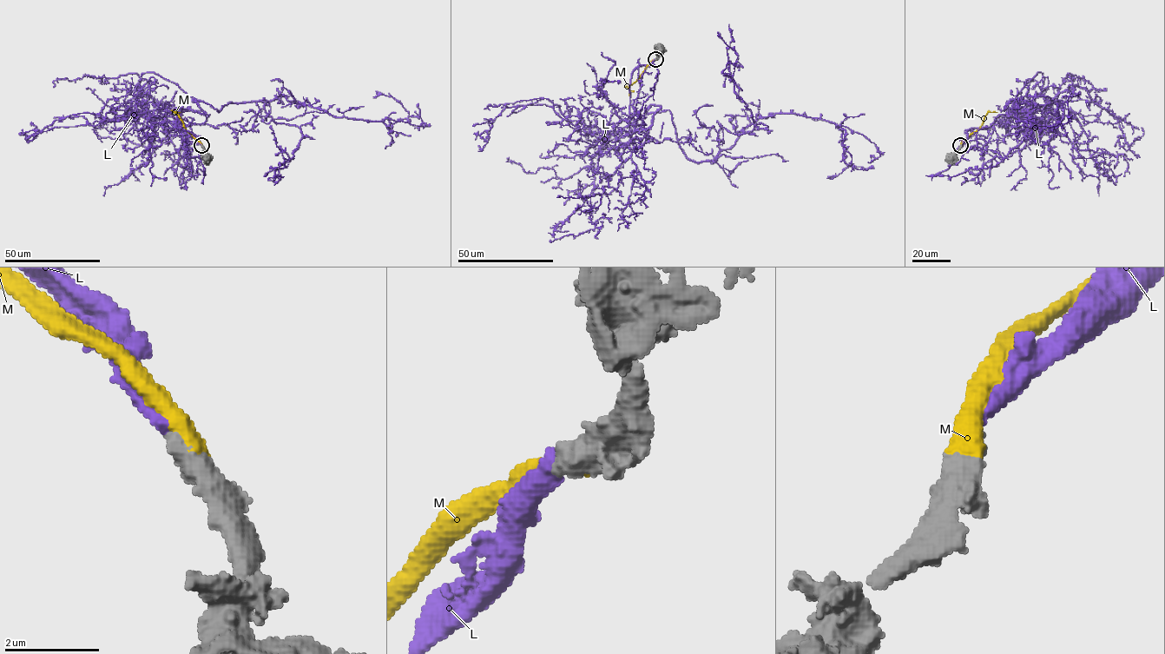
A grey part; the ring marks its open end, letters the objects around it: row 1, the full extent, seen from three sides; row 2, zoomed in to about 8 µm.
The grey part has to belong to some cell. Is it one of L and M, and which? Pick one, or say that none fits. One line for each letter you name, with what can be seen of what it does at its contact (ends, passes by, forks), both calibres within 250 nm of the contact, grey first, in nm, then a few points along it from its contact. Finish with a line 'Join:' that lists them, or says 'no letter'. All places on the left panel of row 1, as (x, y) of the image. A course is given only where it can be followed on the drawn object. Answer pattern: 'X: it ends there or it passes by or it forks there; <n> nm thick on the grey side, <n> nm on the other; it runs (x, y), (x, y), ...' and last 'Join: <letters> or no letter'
M: it ends there; 700 nm thick on the grey side, 480 nm on the other; it runs (201, 145), (184, 127), (175, 112)
Join: M

